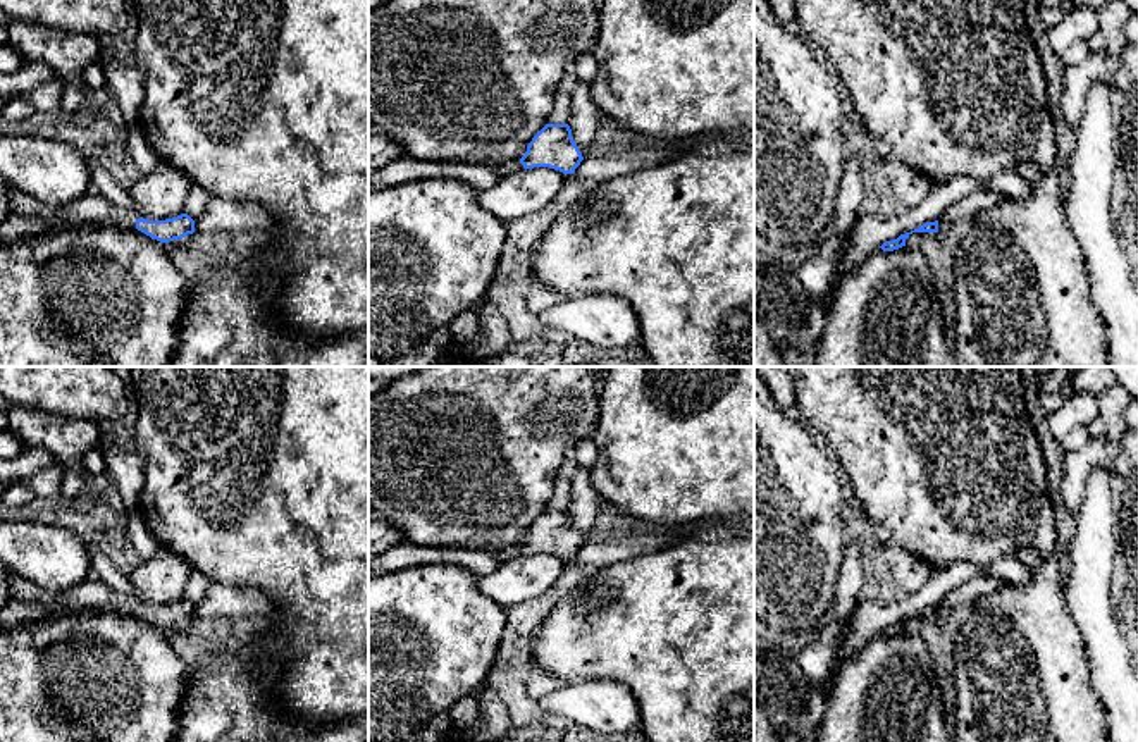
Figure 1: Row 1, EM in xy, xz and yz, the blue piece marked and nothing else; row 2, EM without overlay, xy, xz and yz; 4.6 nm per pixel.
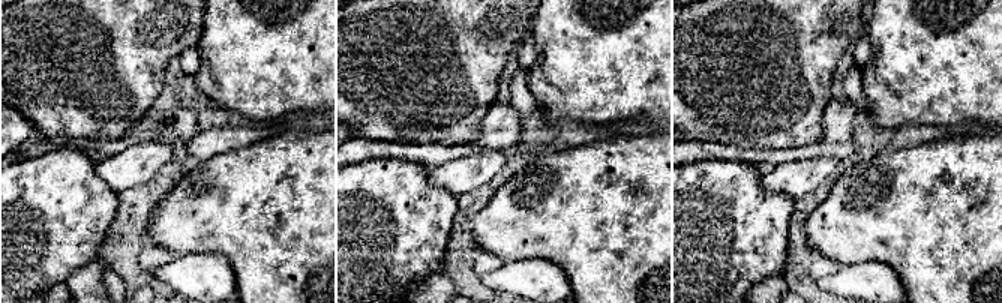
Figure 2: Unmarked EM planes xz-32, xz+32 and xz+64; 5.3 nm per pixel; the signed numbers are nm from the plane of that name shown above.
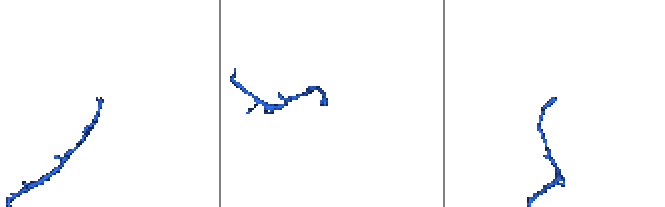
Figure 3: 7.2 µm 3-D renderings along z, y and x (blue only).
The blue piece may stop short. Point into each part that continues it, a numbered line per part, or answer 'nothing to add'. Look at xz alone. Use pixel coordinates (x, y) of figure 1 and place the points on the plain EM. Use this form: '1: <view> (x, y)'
nothing to add

